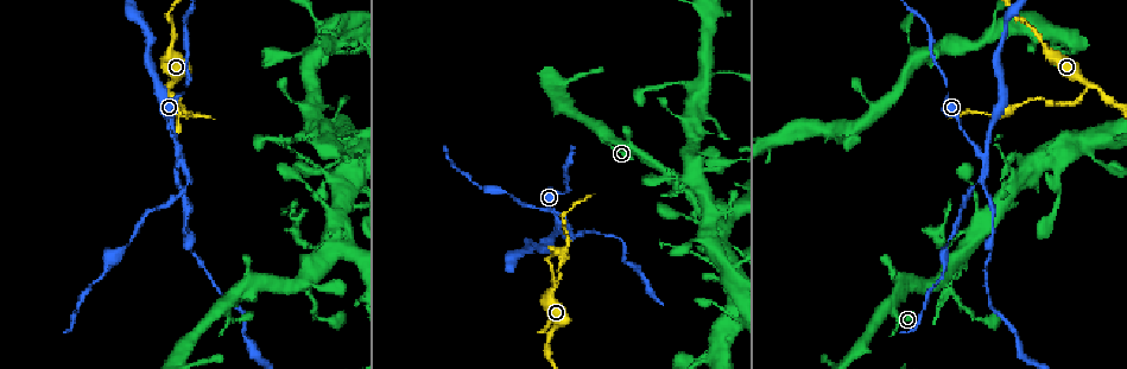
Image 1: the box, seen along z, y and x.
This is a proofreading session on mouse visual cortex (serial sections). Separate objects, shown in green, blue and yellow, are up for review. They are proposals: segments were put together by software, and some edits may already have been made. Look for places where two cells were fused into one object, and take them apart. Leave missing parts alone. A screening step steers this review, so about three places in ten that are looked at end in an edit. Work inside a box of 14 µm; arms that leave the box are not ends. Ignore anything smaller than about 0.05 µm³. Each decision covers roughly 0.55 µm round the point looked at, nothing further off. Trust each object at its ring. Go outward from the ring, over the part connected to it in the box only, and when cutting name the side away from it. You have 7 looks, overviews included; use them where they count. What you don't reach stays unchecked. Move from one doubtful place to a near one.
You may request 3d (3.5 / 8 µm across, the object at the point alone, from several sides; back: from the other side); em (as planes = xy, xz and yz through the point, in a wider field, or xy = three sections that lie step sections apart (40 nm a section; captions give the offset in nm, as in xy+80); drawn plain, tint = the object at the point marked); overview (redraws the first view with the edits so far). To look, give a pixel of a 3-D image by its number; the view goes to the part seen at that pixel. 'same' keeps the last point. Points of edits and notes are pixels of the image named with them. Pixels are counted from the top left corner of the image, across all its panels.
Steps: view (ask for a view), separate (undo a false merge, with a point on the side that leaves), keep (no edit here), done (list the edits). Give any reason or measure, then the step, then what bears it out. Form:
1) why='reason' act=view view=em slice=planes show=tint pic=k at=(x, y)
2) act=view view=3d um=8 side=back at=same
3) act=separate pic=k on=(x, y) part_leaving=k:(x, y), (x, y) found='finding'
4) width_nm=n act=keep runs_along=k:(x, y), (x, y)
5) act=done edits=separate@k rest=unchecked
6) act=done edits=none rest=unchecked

act=view view=3d um=3.5 pic=1 at=(945, 87)

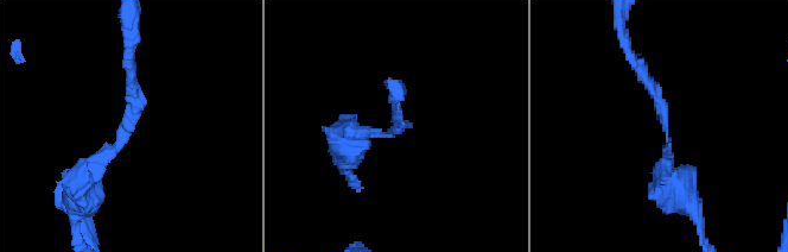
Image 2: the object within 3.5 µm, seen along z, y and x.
arm_widths_nm=150,300 why='shape alone is not enough' act=view view=em slice=planes show=tint pic=2 at=(665, 126)

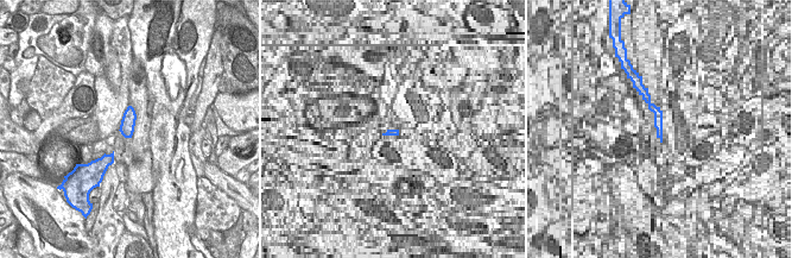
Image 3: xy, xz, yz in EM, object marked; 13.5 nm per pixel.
act=keep runs_along=2:(679, 186), (663, 105), (630, 57) found='continuous, no second cell'

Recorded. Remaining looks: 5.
why='a narrow waist' act=view view=3d um=3.5 pic=1 at=(984, 156)

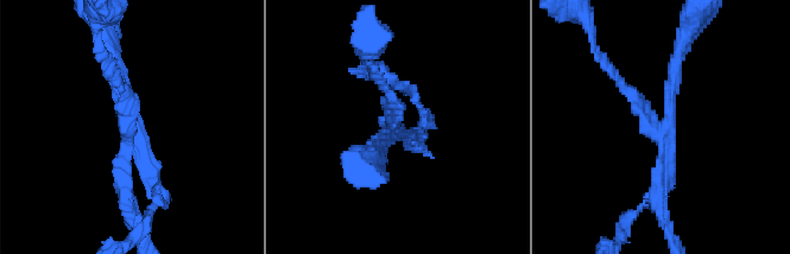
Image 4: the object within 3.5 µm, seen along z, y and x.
arms=4 arm_widths_nm=150,150,200,200 why='now the EM' act=view view=em slice=xy step=5 show=tint pic=4 at=(396, 123)

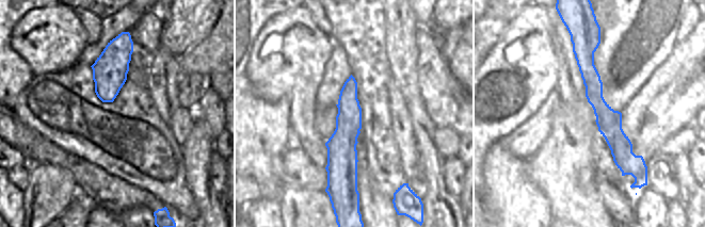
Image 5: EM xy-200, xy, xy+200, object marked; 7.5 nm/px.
why='cut it another way' act=view view=em slice=xy step=3 show=tint at=same

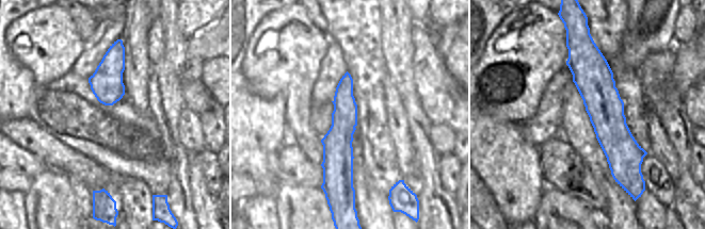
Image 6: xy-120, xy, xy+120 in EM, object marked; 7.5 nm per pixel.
width_nm=220 act=separate pic=4 on=(425, 119) part_leaving=4:(391, 127), (368, 158) found='a second cell is stuck on'

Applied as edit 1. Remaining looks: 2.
act=view view=overview

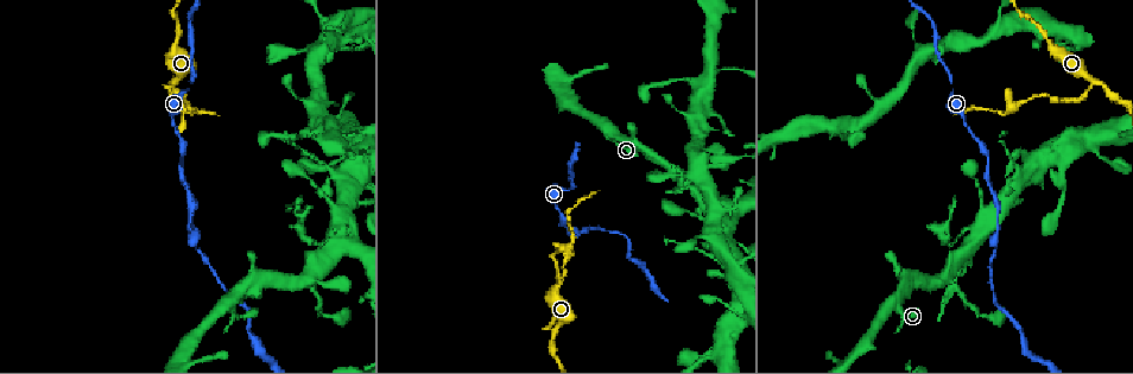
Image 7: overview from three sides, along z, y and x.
act=view view=3d um=3.5 side=back pic=7 at=(233, 303)

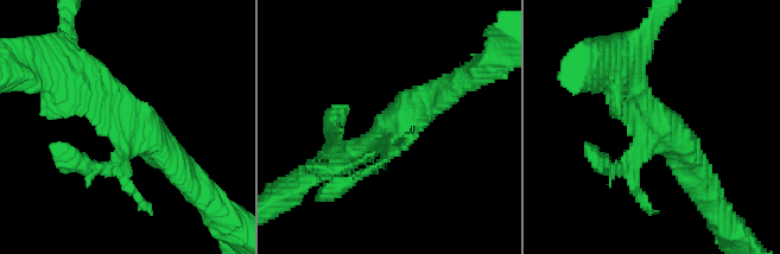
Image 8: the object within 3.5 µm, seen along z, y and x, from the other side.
arm_widths_nm=150,350,450 act=keep runs_along=8:(609, 166), (658, 127), (631, 68) found='continuous, no second cell'

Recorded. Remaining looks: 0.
act=done edits=separate@4 rest=unchecked

